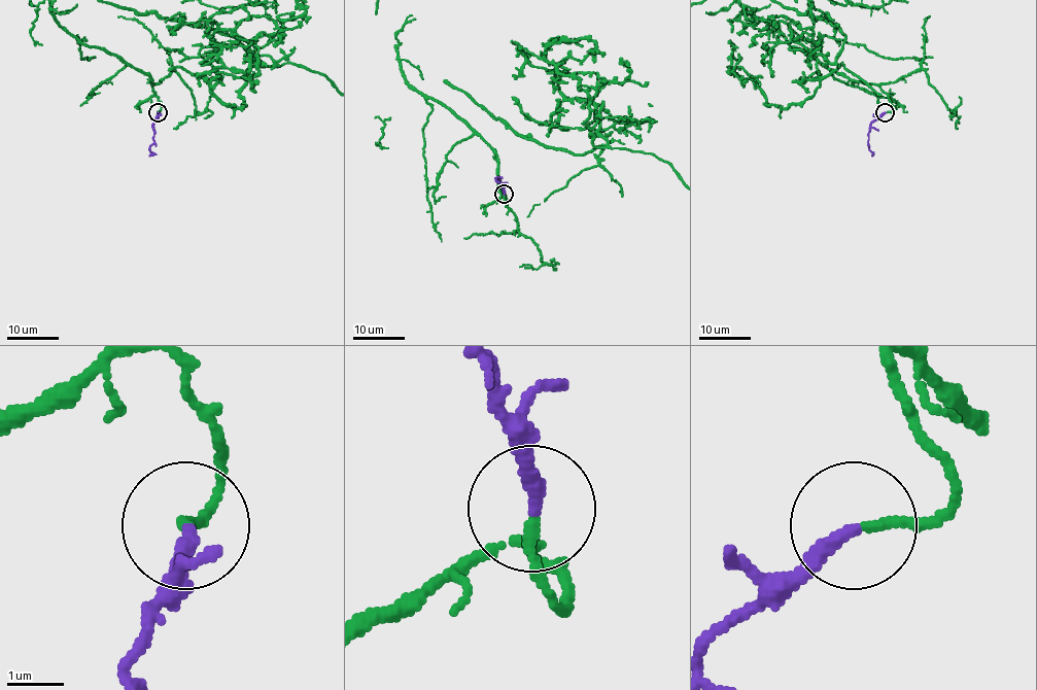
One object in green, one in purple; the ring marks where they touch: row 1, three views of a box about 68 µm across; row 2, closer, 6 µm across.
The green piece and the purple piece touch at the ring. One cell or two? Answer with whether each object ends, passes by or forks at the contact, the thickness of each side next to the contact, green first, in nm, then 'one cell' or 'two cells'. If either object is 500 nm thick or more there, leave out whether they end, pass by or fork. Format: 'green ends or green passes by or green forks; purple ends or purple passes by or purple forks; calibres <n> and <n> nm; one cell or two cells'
green ends; purple ends; calibres 170 and 280 nm; one cell

